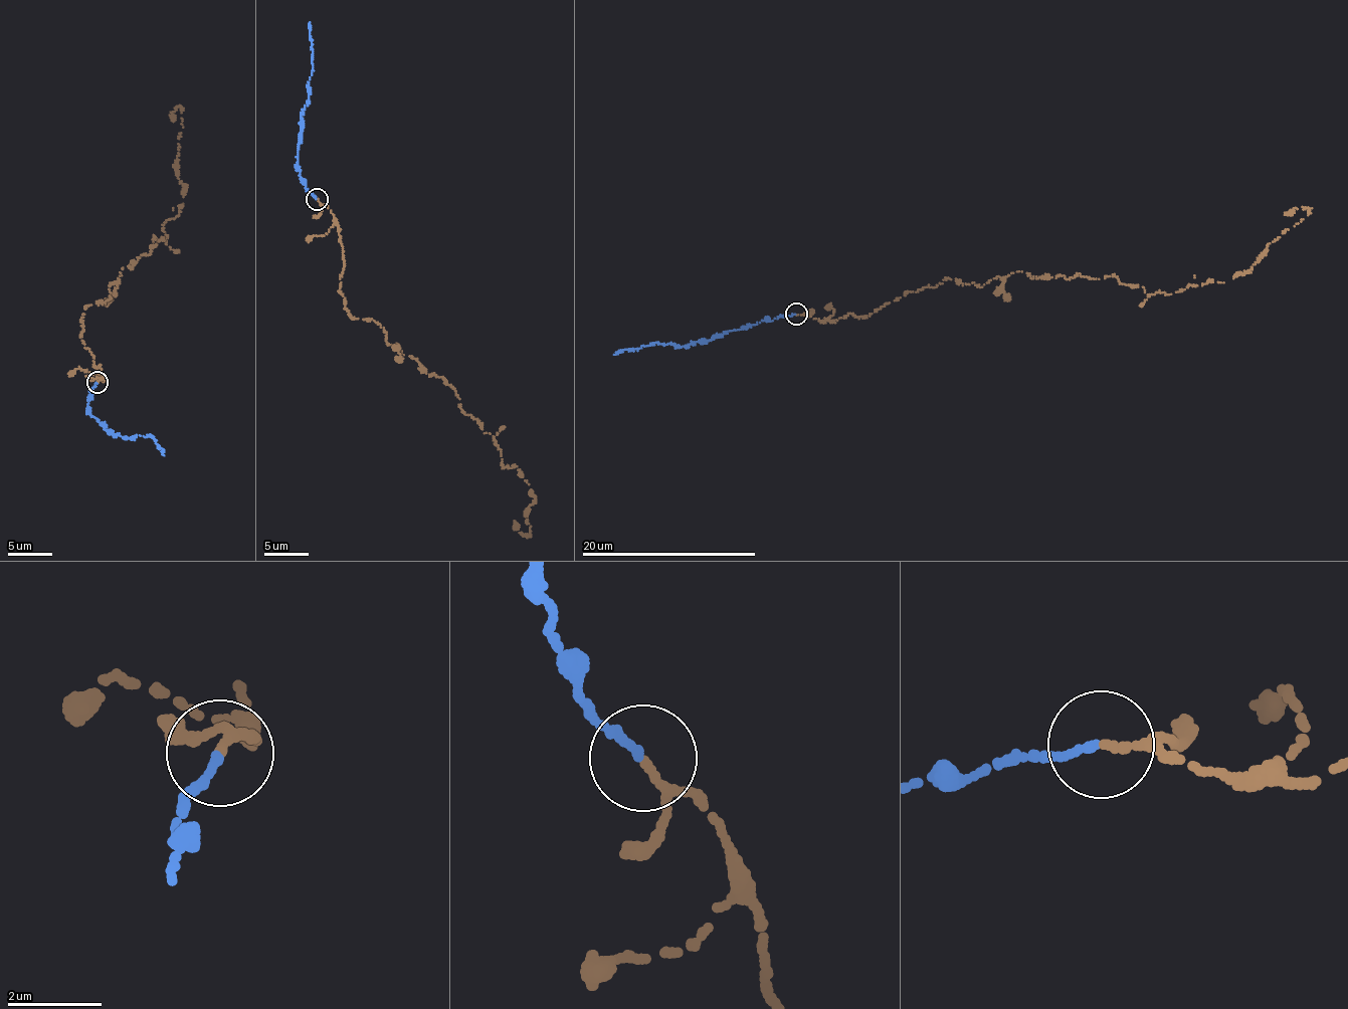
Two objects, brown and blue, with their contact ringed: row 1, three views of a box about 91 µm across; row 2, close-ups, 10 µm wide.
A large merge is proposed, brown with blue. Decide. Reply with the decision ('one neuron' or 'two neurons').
one neuron

